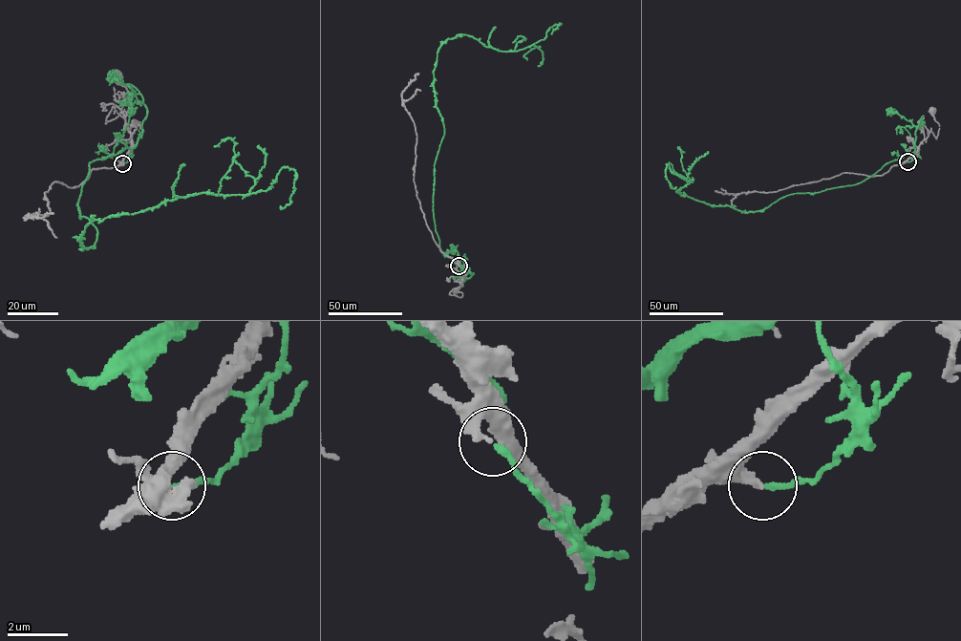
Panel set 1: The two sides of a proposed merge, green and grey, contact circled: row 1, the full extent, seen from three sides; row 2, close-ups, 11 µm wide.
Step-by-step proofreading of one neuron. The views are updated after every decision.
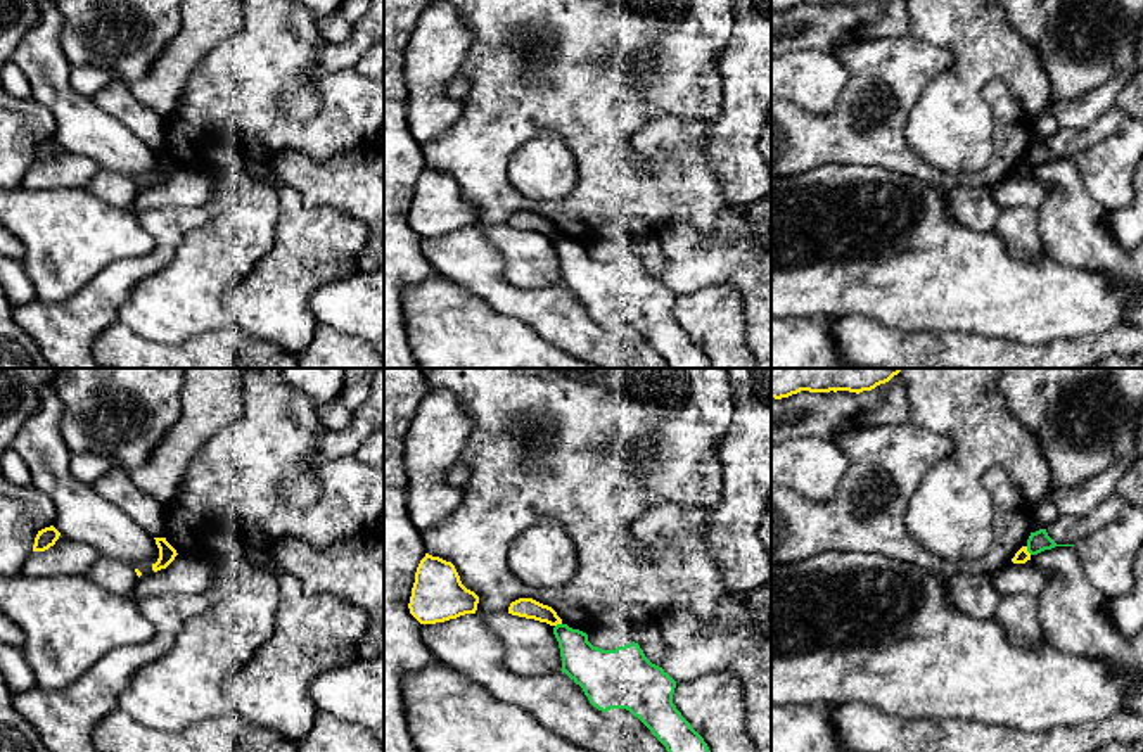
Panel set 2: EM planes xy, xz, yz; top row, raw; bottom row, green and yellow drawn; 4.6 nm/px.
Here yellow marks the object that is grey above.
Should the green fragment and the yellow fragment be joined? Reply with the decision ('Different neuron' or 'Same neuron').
Different neuron

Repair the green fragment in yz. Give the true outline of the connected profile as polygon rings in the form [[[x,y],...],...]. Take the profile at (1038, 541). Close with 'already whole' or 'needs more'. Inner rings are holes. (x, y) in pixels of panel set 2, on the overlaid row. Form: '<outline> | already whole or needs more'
[[[1039,529],[1036,532],[1031,532],[1027,539],[1027,551],[1031,555],[1038,555],[1044,550],[1051,550],[1055,546],[1074,546],[1074,545],[1057,545],[1046,532],[1046,529]]] | already whole

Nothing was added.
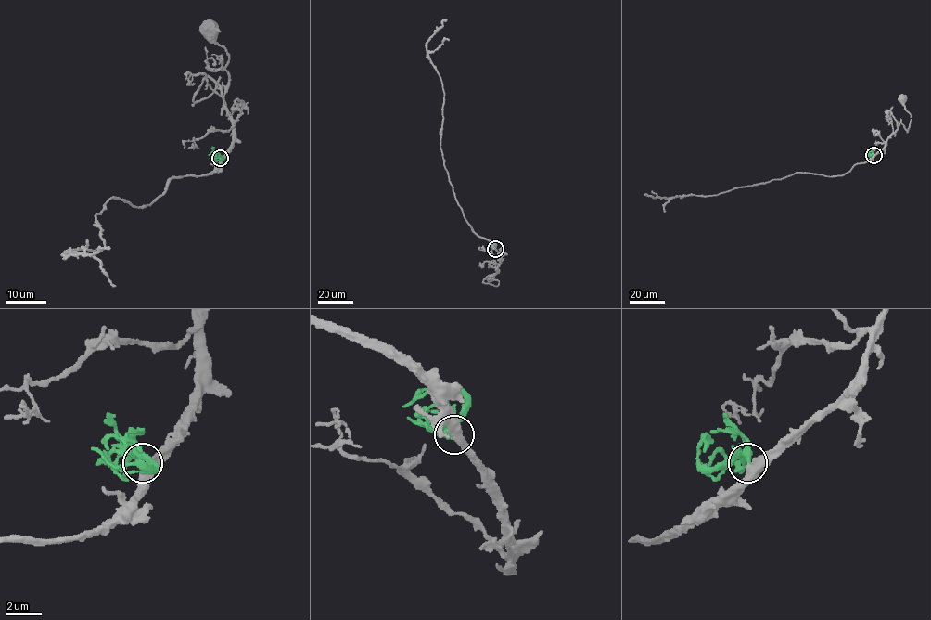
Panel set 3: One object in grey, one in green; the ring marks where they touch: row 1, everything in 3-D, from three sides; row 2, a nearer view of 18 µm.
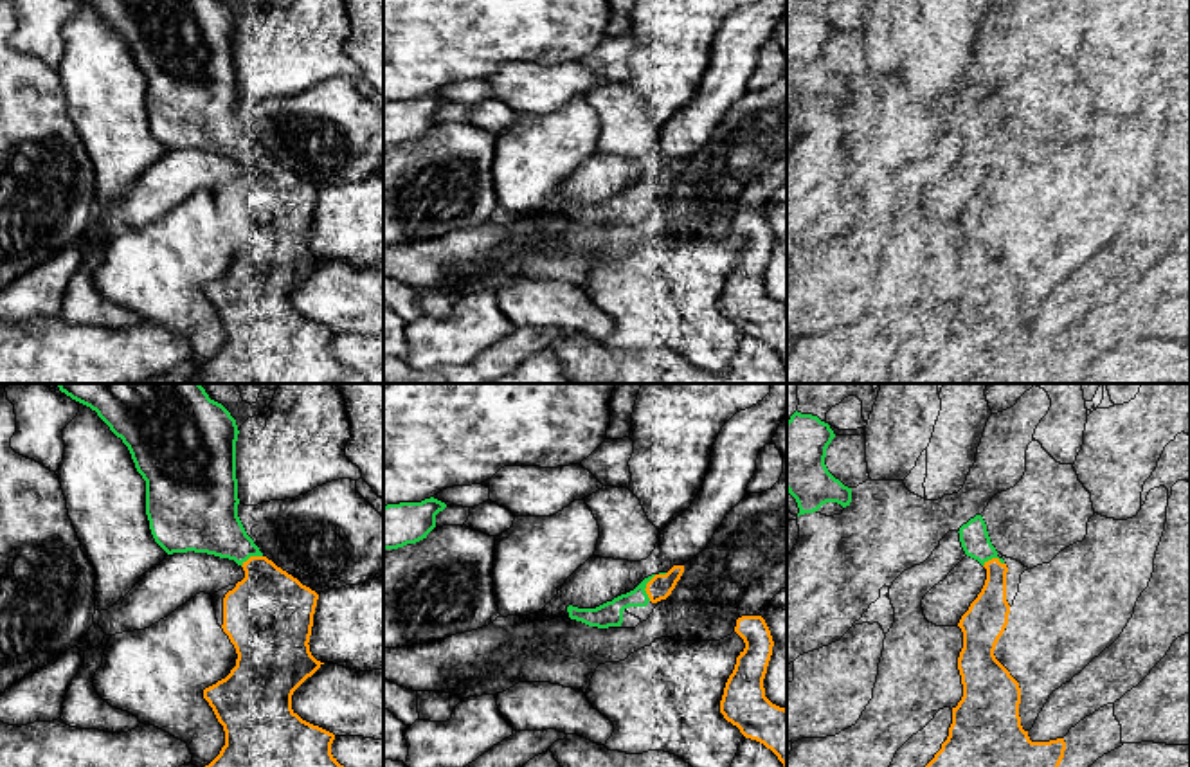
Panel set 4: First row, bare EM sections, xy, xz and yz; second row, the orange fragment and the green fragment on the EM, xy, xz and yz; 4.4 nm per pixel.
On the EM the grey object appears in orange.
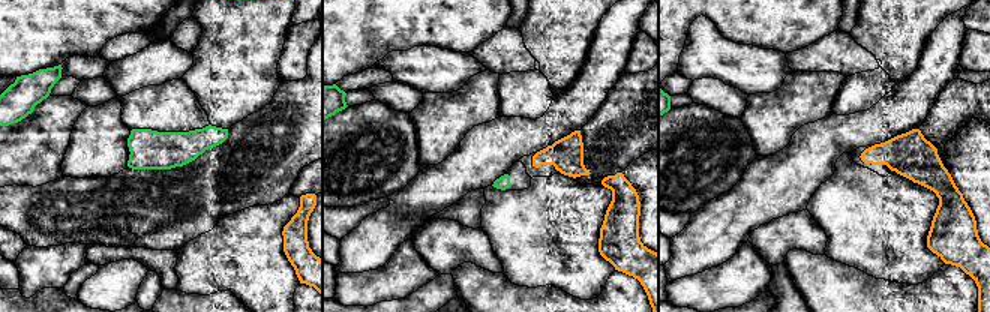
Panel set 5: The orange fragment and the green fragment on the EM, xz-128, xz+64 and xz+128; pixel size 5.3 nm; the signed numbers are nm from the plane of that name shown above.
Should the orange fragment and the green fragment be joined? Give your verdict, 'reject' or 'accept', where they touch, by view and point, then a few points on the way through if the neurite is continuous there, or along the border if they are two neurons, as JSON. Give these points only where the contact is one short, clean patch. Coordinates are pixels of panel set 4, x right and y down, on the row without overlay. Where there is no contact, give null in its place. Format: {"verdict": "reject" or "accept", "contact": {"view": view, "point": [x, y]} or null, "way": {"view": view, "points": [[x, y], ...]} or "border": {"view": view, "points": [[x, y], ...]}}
{"verdict": "accept", "contact": {"view": "xz", "point": [647, 184]}}

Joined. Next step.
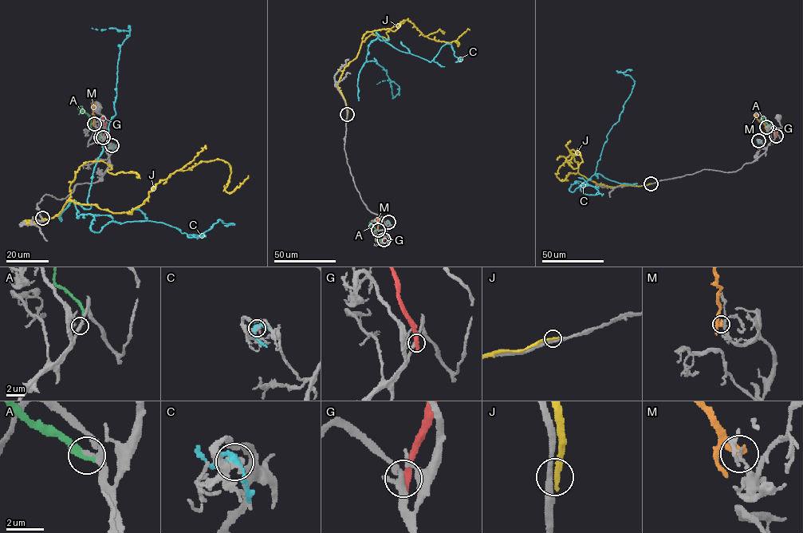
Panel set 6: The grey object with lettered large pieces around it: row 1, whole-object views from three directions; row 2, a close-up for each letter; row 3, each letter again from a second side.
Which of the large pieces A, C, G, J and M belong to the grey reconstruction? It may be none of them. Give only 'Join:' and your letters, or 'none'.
Join: A

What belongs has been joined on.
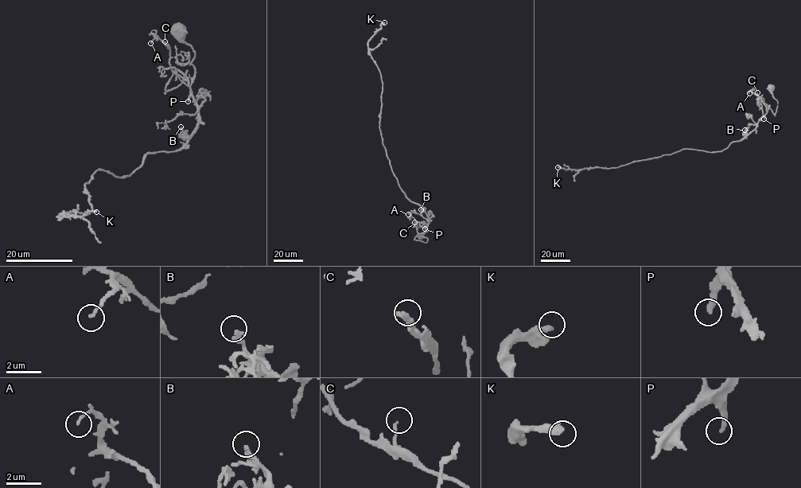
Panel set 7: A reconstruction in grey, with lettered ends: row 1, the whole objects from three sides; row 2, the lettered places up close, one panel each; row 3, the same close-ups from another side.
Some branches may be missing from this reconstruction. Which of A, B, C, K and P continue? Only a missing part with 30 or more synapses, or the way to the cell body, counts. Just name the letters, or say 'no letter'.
K, P

